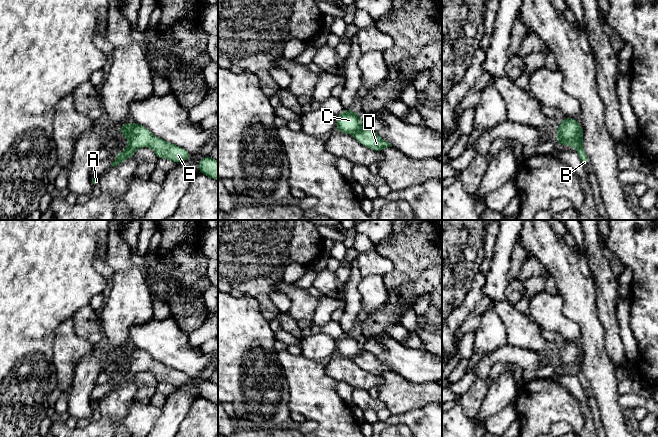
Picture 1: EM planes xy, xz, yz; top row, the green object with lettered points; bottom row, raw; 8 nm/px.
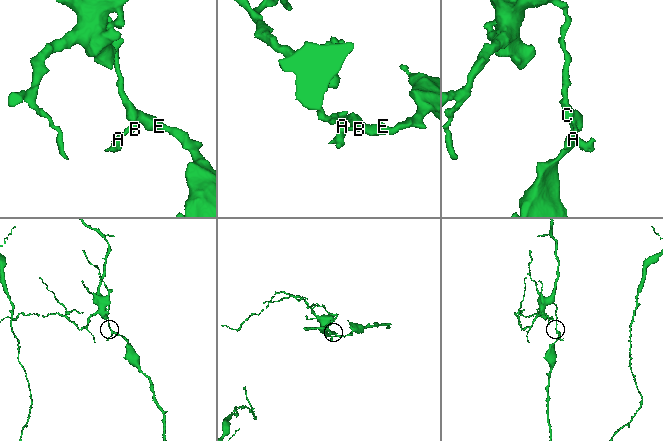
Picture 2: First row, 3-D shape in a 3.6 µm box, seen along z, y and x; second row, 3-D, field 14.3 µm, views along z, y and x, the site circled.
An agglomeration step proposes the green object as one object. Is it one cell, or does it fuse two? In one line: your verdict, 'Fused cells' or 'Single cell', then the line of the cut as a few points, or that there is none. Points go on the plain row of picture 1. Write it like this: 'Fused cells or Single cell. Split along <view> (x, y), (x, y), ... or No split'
Fused cells. Split along yz (581, 352), (571, 369)

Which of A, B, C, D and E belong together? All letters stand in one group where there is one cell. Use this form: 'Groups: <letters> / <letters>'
Groups: A B D E / C

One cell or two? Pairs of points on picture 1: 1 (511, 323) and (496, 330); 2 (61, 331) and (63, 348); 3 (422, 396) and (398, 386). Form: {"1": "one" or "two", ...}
{"1": "two", "2": "one", "3": "one"}

